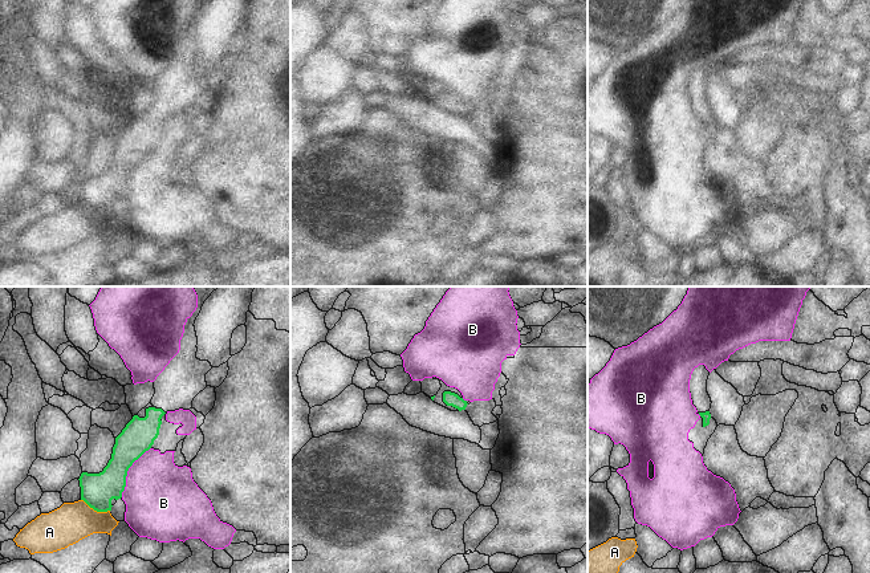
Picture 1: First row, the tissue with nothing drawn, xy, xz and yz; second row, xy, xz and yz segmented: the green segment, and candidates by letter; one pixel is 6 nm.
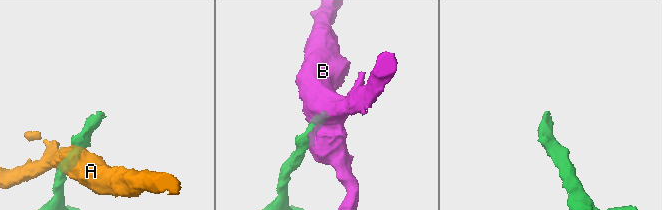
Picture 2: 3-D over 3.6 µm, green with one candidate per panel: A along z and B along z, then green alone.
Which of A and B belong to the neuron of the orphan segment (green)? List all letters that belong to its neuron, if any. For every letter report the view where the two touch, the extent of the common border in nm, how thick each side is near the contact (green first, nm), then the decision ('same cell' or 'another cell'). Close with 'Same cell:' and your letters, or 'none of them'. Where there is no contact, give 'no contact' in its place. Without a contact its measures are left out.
A: contact in xy; length 190 nm; calibres 200 and 240 nm; another cell
B: contact in xy; length 360 nm; calibres 200 and 420 nm; another cell
Same cell: none of them

